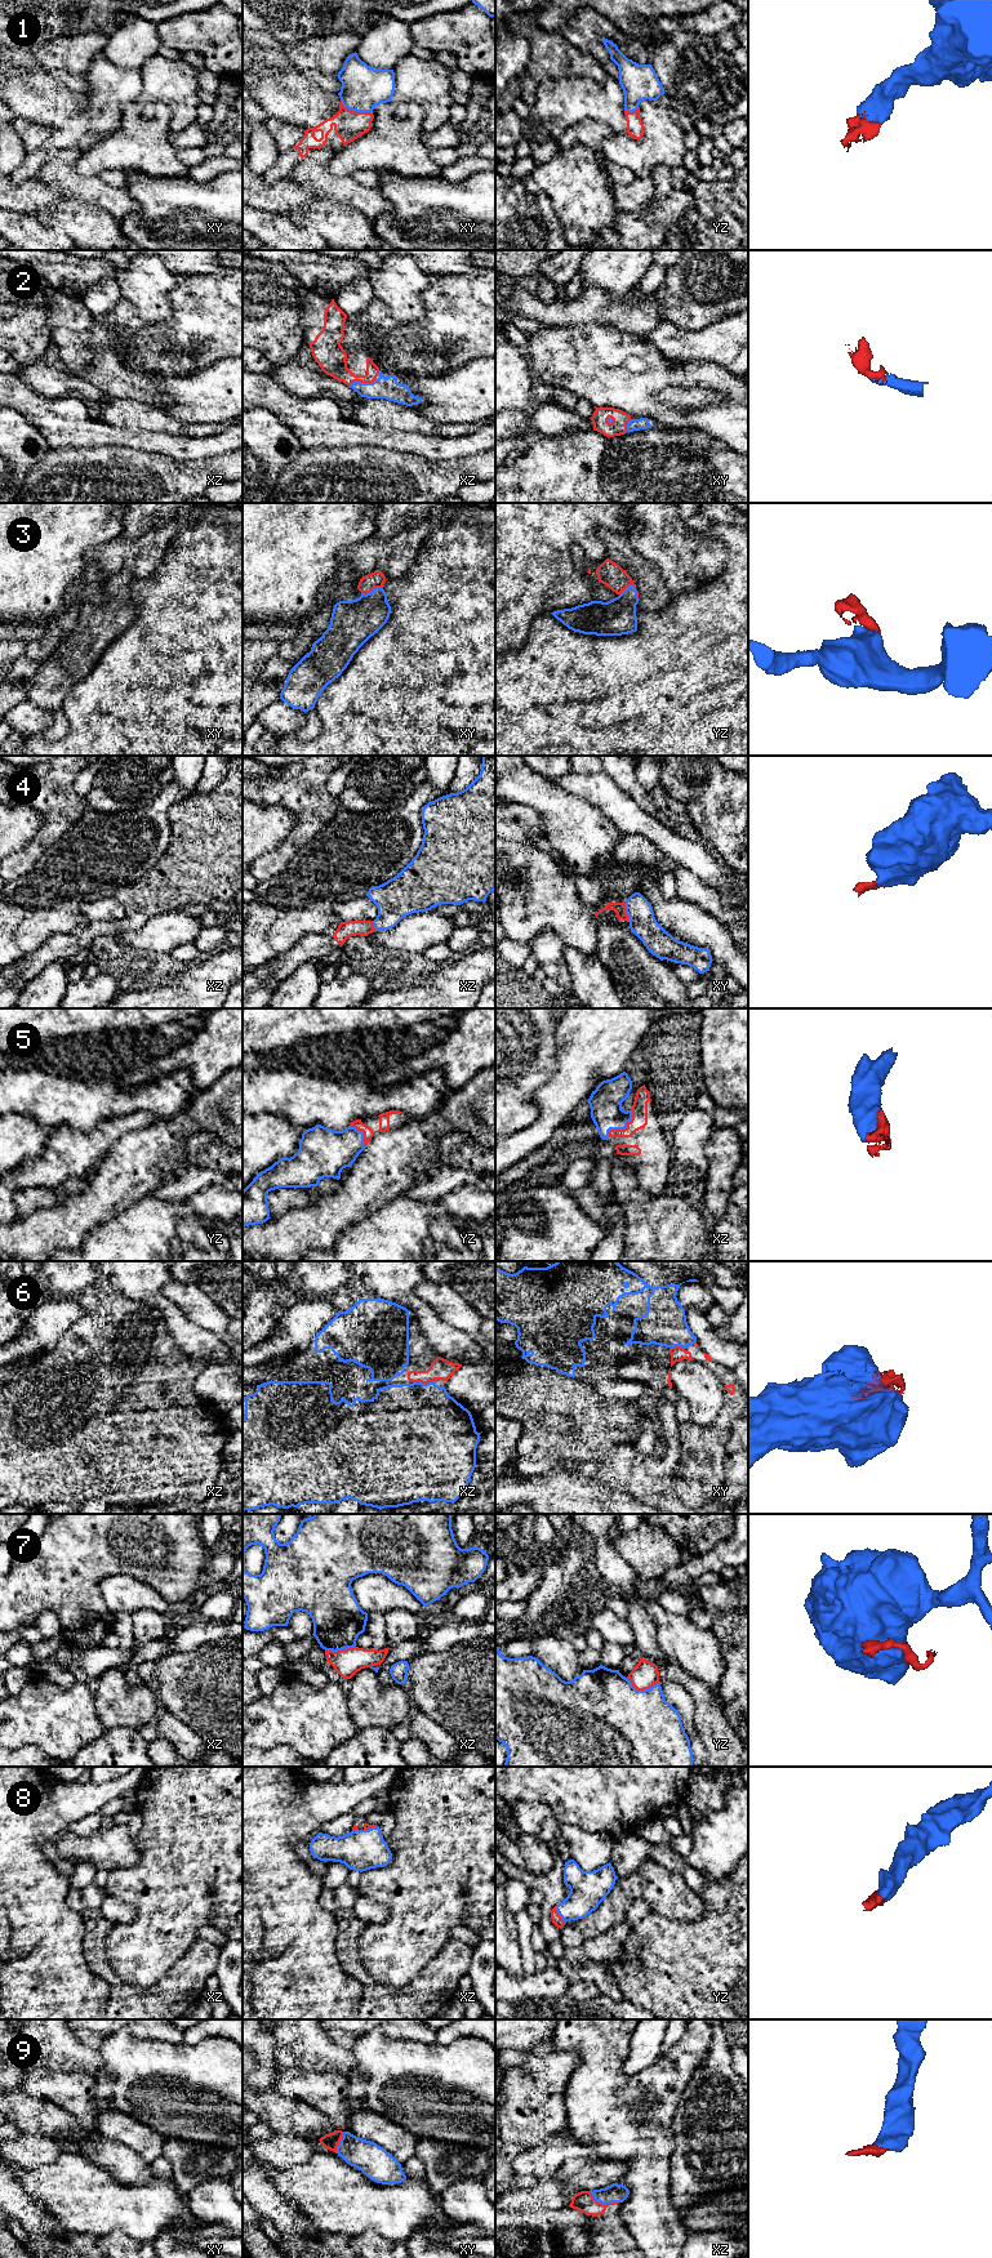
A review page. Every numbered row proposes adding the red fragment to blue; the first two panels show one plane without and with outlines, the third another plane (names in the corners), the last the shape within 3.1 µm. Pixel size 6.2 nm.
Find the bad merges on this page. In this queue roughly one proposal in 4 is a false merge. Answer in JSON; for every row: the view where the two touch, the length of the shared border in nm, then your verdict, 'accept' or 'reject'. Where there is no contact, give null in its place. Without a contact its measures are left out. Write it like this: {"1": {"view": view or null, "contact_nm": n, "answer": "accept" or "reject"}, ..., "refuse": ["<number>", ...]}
{"1": {"view": "xy", "contact_nm": 220, "answer": "accept"}, "2": {"view": "xz", "contact_nm": 180, "answer": "accept"}, "3": {"view": "xy", "contact_nm": 140, "answer": "accept"}, "4": {"view": "xy", "contact_nm": 120, "answer": "accept"}, "5": {"view": "xz", "contact_nm": 220, "answer": "accept"}, "6": {"view": "xz", "contact_nm": 130, "answer": "accept"}, "7": {"view": "yz", "contact_nm": 200, "answer": "reject"}, "8": {"view": "yz", "contact_nm": 130, "answer": "accept"}, "9": {"view": "xz", "contact_nm": 190, "answer": "accept"}, "refuse": ["7"]}

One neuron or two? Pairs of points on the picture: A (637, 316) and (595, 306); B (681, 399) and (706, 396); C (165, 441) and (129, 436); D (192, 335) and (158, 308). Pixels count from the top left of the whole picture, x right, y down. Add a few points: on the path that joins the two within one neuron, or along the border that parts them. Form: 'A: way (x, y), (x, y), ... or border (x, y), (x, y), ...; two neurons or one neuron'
A: way (627, 314), (614, 314), (605, 310); one neuron
B: way (688, 399), (699, 396); one neuron
C: way (156, 441), (138, 440); one neuron
D: border (174, 288), (168, 293), (168, 319), (139, 317); two neurons

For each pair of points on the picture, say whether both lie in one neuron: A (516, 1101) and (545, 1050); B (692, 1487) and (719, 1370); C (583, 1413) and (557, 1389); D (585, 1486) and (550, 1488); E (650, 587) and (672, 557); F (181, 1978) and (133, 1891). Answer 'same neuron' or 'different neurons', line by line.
A: same neuron
B: same neuron
C: same neuron
D: same neuron
E: different neurons
F: different neurons

